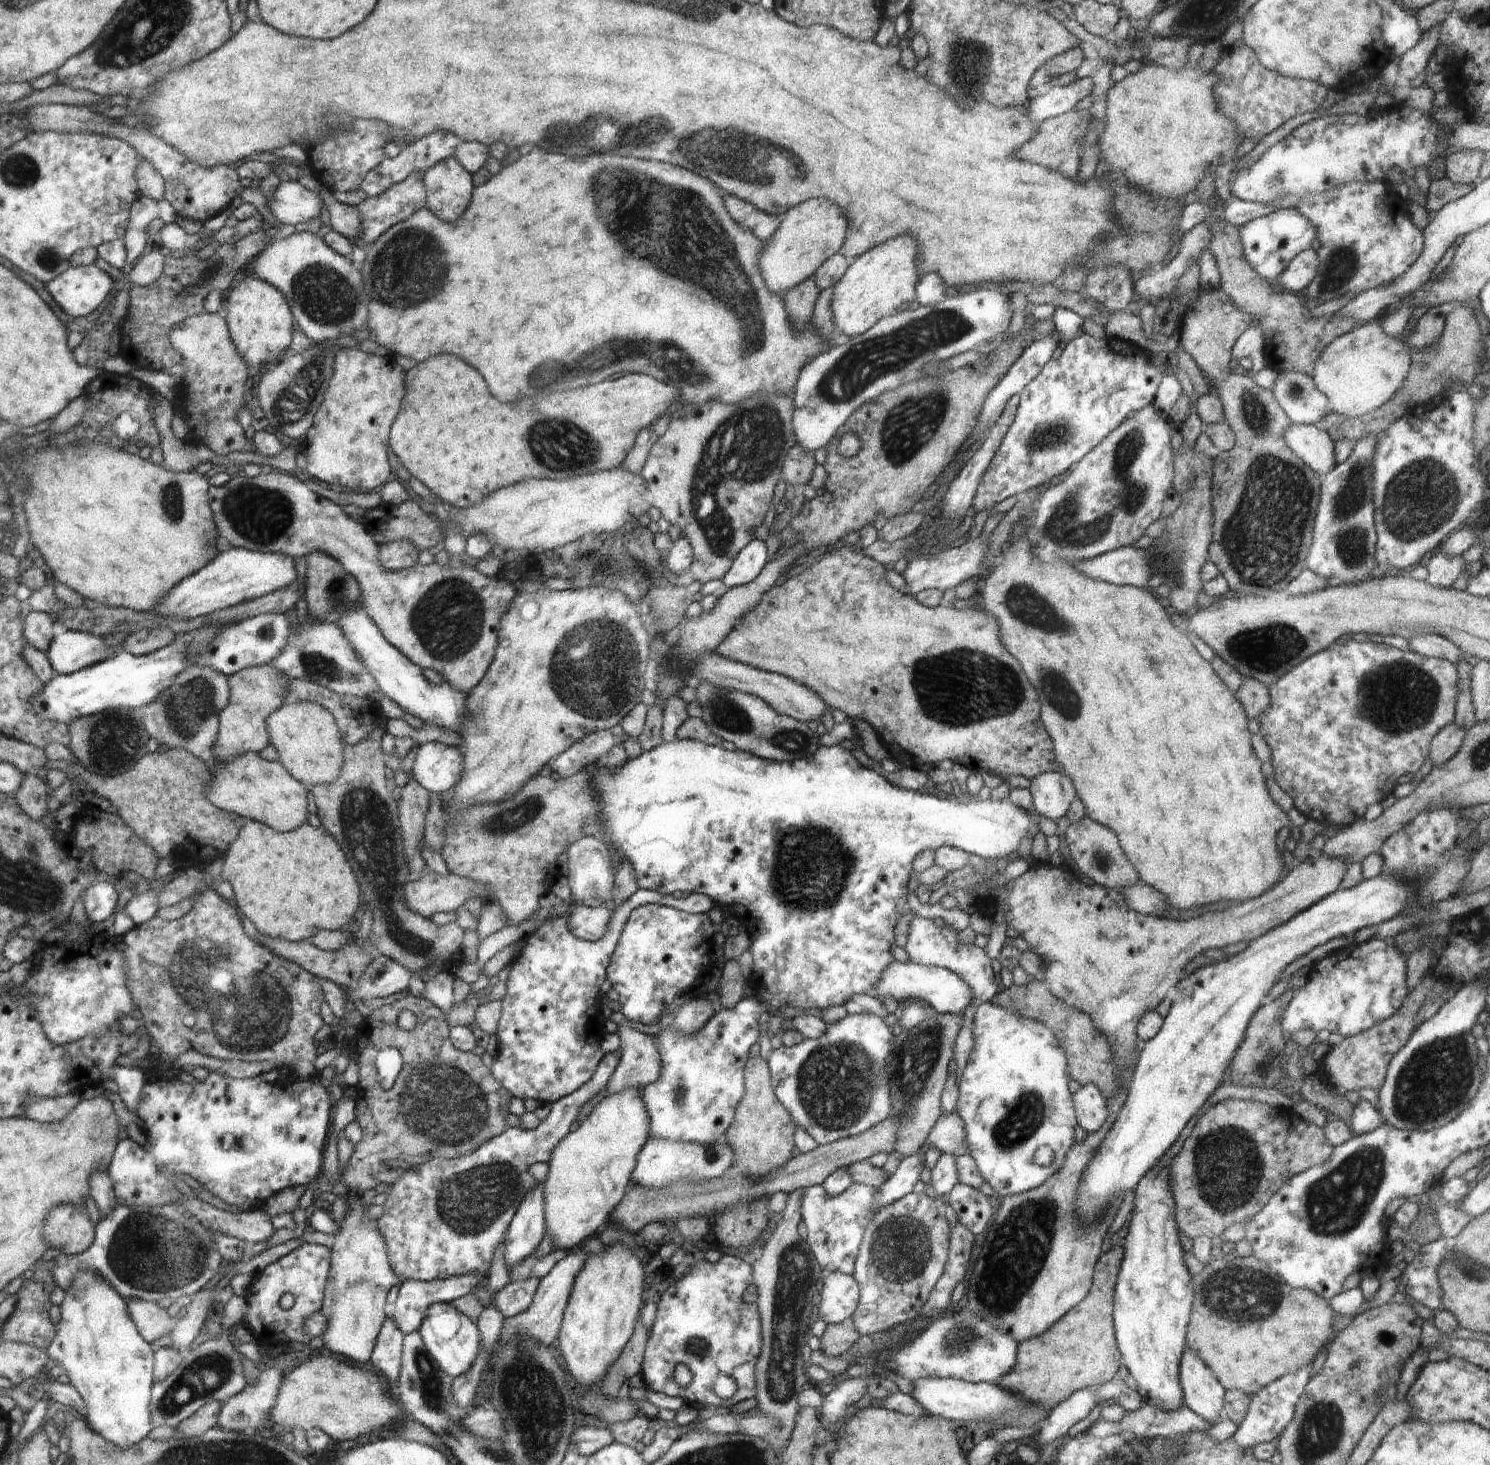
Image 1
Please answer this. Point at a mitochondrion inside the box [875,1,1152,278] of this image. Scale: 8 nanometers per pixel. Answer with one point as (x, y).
(966, 66)

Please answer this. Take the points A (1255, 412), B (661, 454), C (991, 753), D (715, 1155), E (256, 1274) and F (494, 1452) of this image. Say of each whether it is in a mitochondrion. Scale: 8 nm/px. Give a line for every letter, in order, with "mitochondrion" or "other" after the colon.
A: mitochondrion
B: other
C: other
D: mitochondrion
E: other
F: mitochondrion

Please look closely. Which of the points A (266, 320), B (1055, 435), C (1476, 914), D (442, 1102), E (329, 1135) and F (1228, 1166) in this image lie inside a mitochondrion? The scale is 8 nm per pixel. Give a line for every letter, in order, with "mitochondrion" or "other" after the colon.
A: other
B: mitochondrion
C: other
D: mitochondrion
E: other
F: mitochondrion

